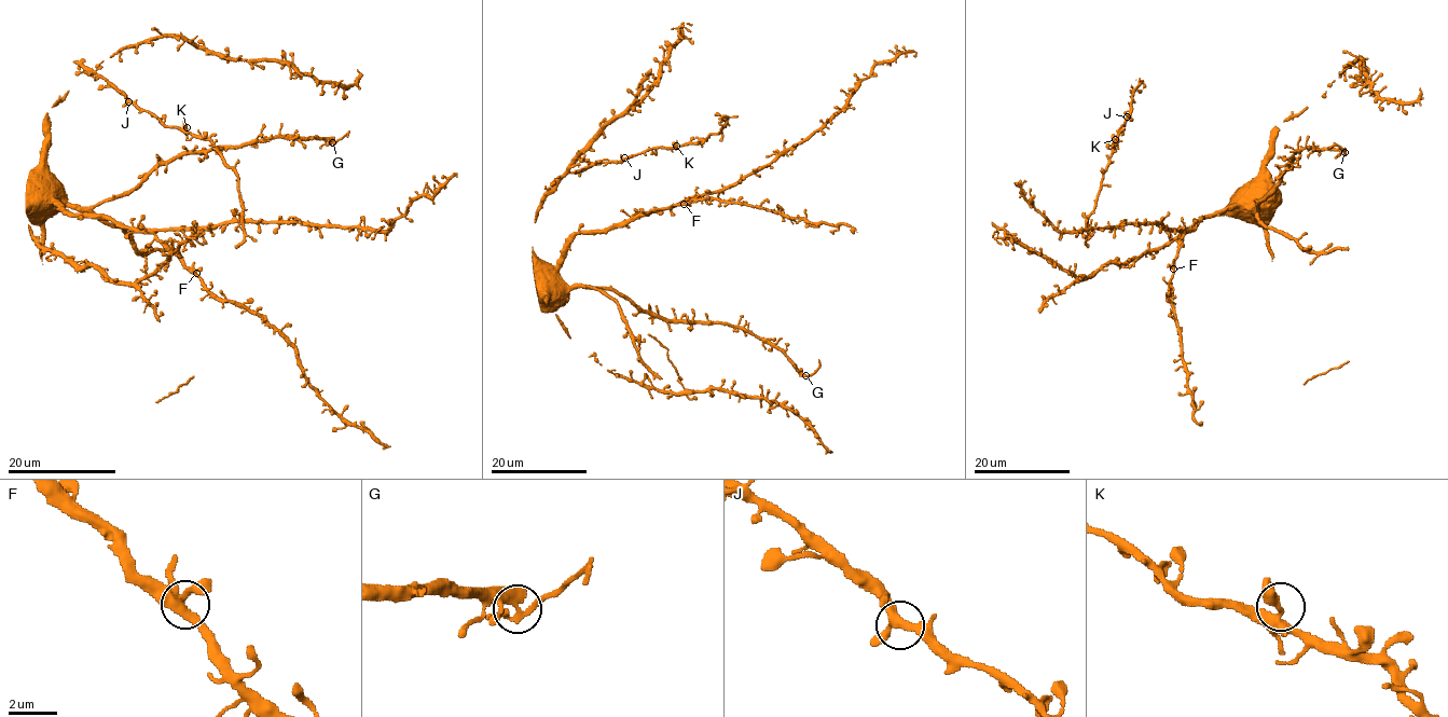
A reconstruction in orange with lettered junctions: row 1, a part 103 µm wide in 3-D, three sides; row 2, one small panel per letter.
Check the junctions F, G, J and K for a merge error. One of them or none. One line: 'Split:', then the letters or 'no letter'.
Split: G

